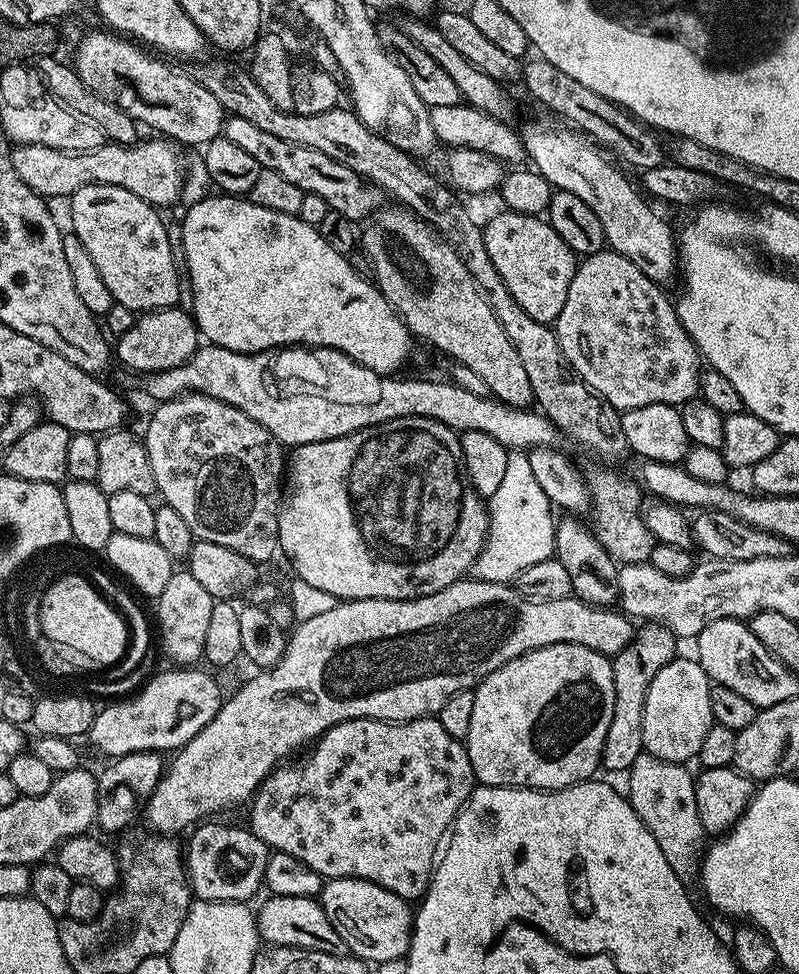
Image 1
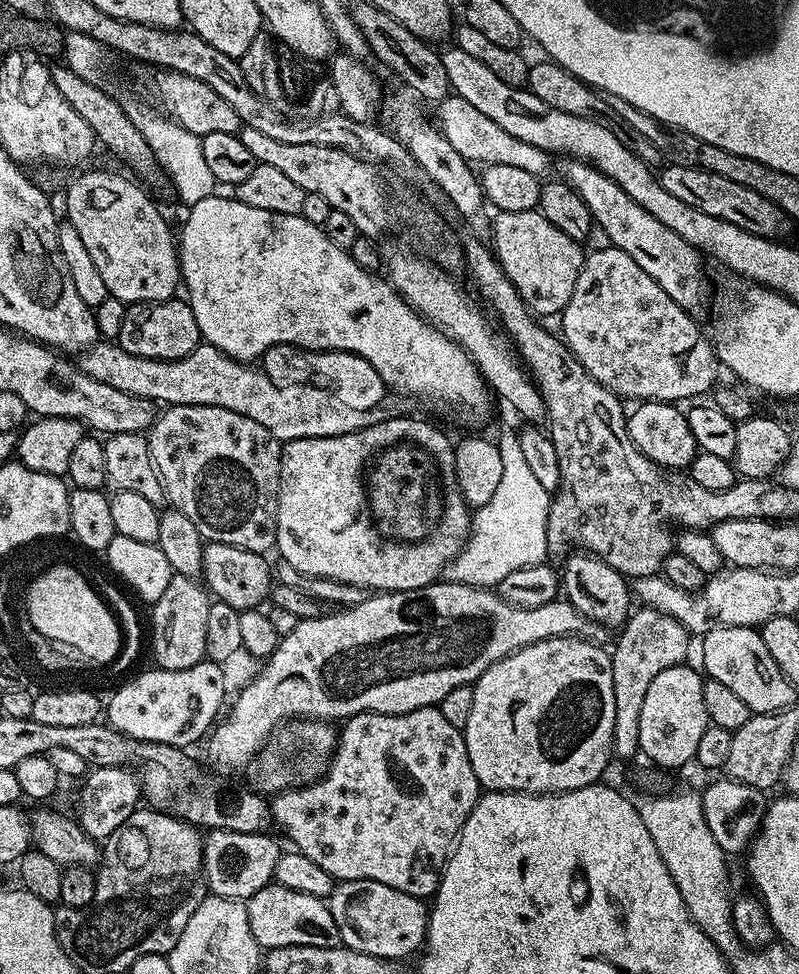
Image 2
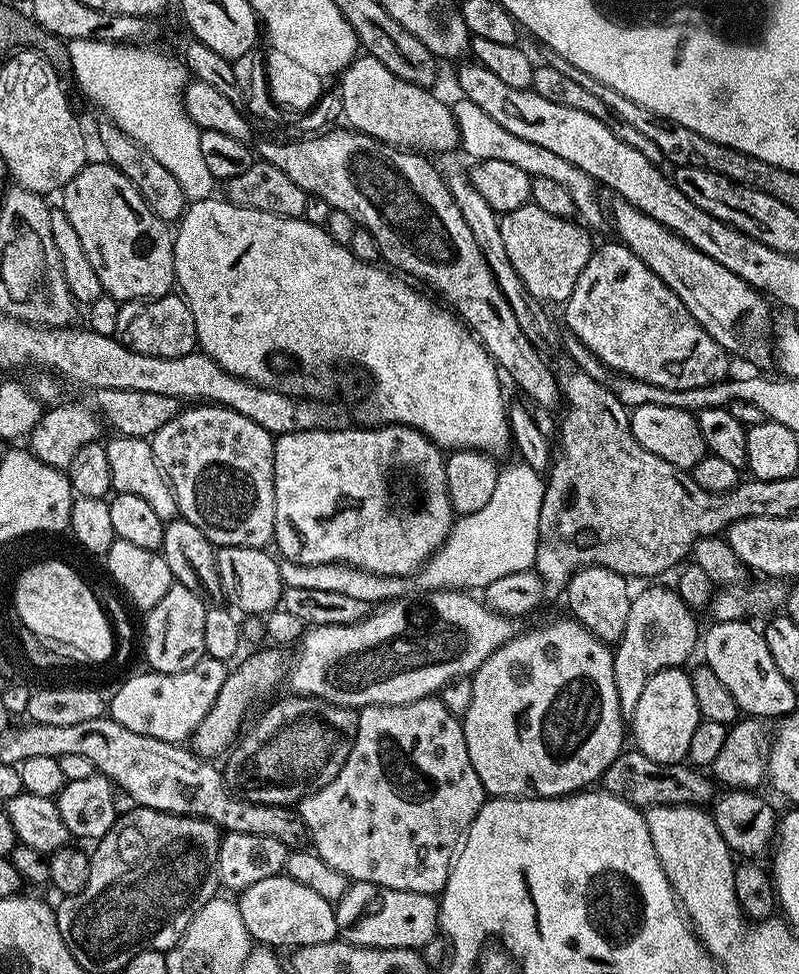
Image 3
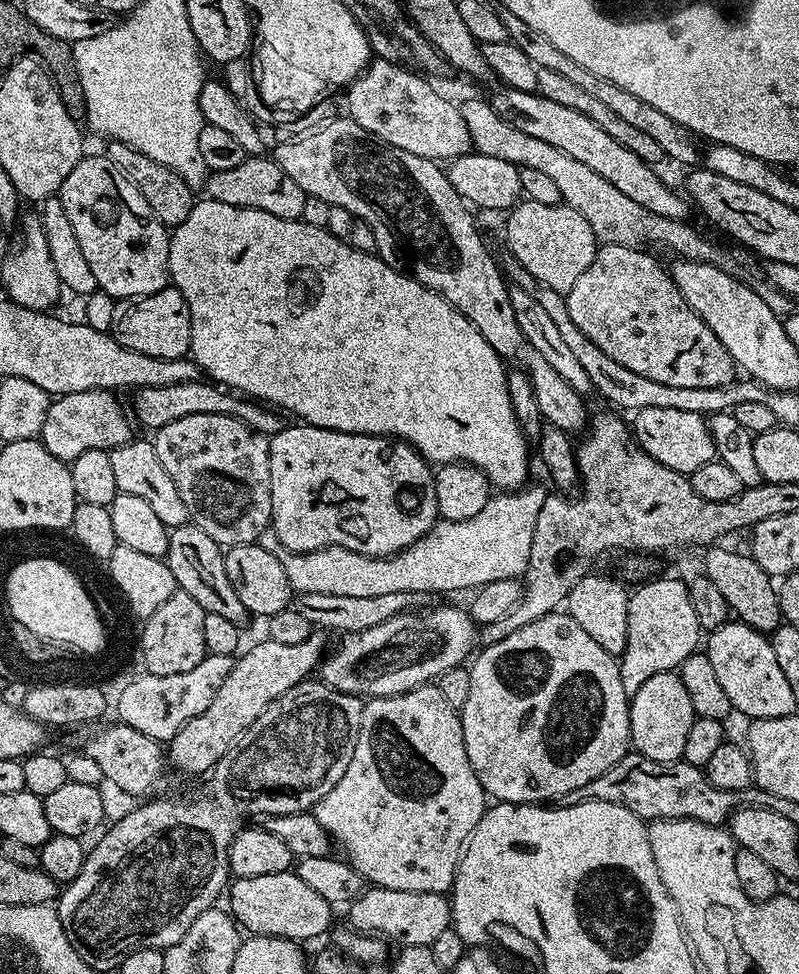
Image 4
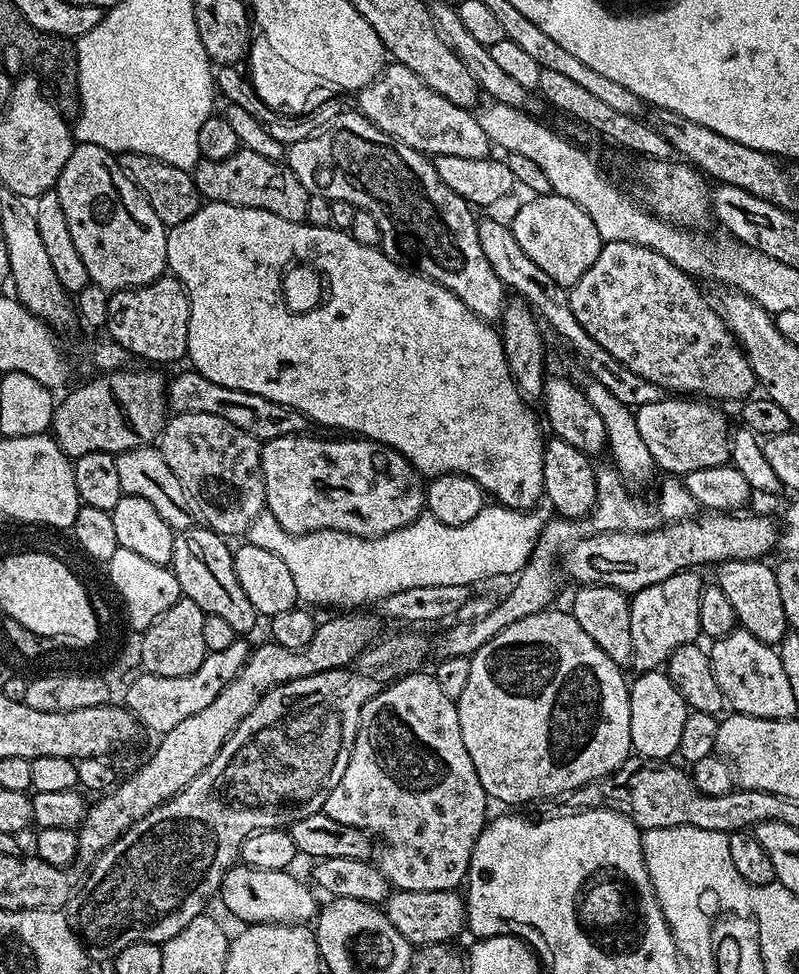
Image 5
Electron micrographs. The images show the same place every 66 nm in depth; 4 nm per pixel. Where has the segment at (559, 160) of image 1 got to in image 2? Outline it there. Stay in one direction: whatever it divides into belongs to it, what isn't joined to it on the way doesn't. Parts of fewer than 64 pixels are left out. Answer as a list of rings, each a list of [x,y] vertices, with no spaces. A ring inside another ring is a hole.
[[[575,158],[565,161],[563,181],[581,196],[593,221],[608,235],[607,243],[630,254],[630,258],[634,258],[634,262],[638,262],[638,266],[642,266],[642,270],[646,270],[646,274],[650,274],[650,278],[654,278],[654,282],[658,282],[658,286],[662,286],[662,290],[666,290],[666,294],[670,294],[678,306],[691,313],[702,307],[708,296],[708,280],[704,277],[705,261],[701,253],[690,246],[686,238],[678,238],[674,230],[662,226],[662,222],[658,222],[650,210],[642,210],[642,206],[638,206],[638,202],[634,202],[634,198],[630,198],[622,186],[618,186],[618,182],[599,172],[593,164]]]

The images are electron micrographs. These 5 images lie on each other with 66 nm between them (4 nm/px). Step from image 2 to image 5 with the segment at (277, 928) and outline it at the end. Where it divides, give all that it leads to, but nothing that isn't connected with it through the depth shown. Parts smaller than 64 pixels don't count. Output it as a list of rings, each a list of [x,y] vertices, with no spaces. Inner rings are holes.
[[[242,862],[232,865],[230,870],[224,872],[220,883],[218,900],[224,903],[224,908],[232,916],[244,920],[245,925],[249,924],[302,924],[307,925],[315,921],[318,915],[318,903],[316,904],[317,893],[307,883],[303,884],[296,876],[291,876],[291,871],[285,870],[258,870],[254,866],[246,866]]]

